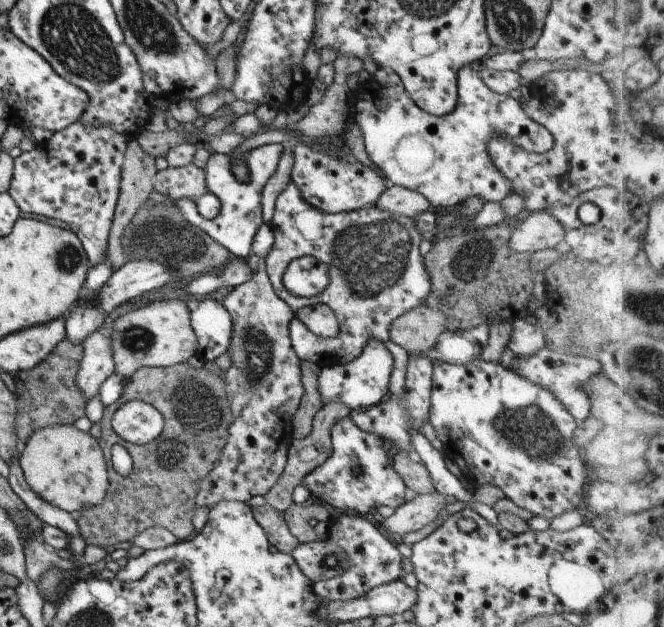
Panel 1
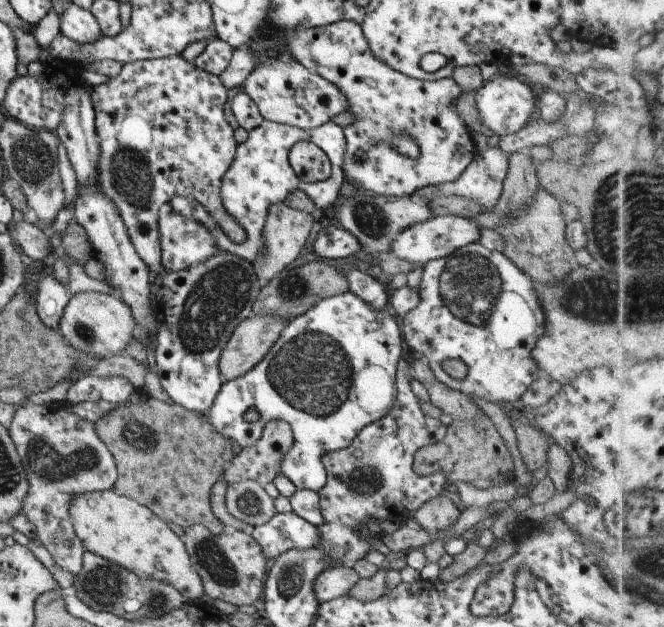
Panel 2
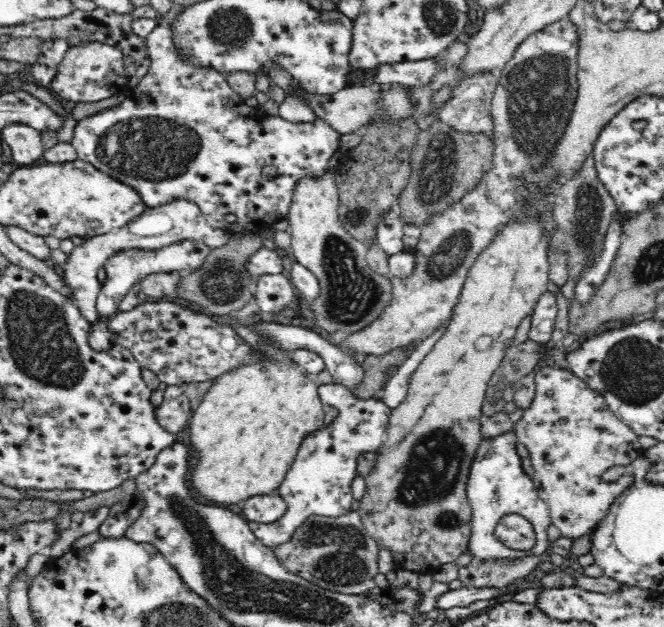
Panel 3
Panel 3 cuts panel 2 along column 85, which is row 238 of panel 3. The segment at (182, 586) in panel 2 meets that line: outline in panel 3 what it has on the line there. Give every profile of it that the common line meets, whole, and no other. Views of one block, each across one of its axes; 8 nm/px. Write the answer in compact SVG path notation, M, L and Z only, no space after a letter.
M526 208L524 216L520 220L512 220L508 222L496 236L491 244L486 248L474 261L471 269L466 275L458 302L454 305L449 323L446 325L442 336L434 343L432 350L422 359L418 368L412 373L410 384L407 390L406 398L396 407L391 409L388 428L386 428L386 438L382 443L382 447L378 450L377 462L372 470L372 473L364 477L366 482L366 495L359 502L357 514L361 517L365 530L374 538L378 546L386 547L392 551L394 555L395 567L404 570L422 572L427 567L438 568L446 562L454 562L460 554L464 554L469 550L469 540L471 537L471 514L472 507L468 503L466 495L466 484L468 484L468 476L470 476L470 468L472 460L476 456L480 443L482 442L482 432L480 431L482 414L482 402L486 394L488 381L494 371L499 368L506 354L506 349L514 342L516 328L523 318L531 314L536 306L537 300L546 291L546 284L549 280L549 264L548 264L548 247L550 238L547 238L545 230L537 220L537 214Z

